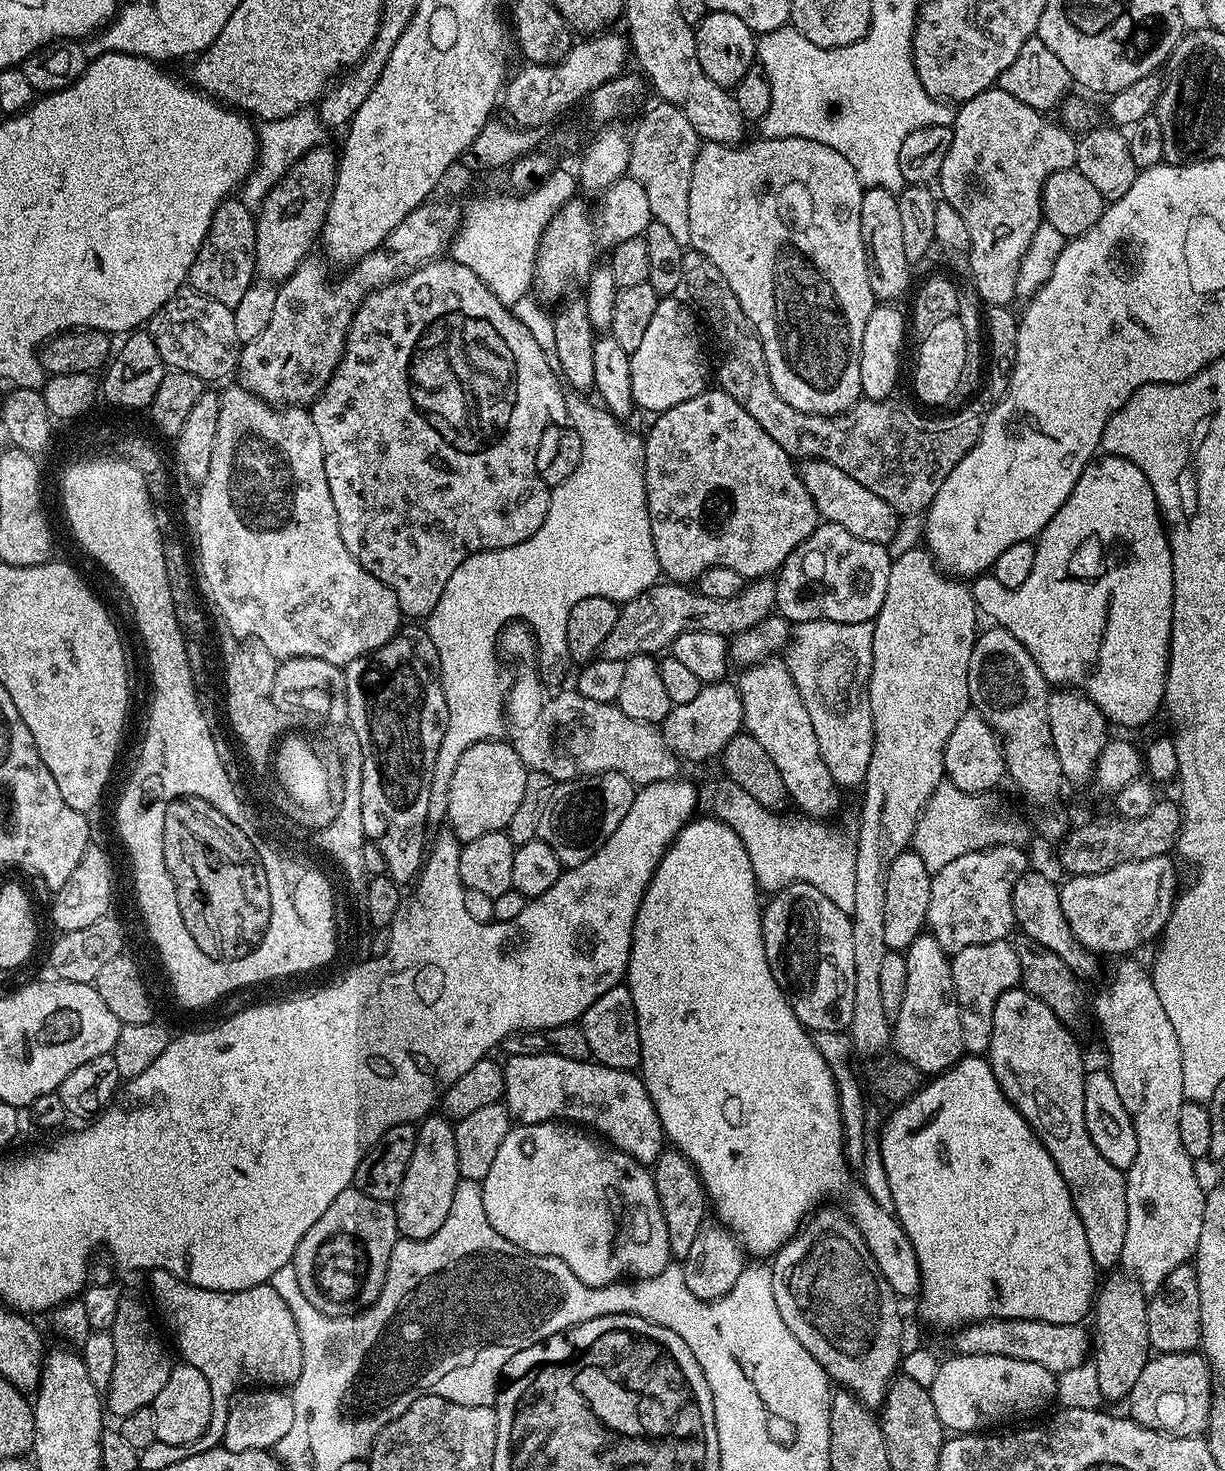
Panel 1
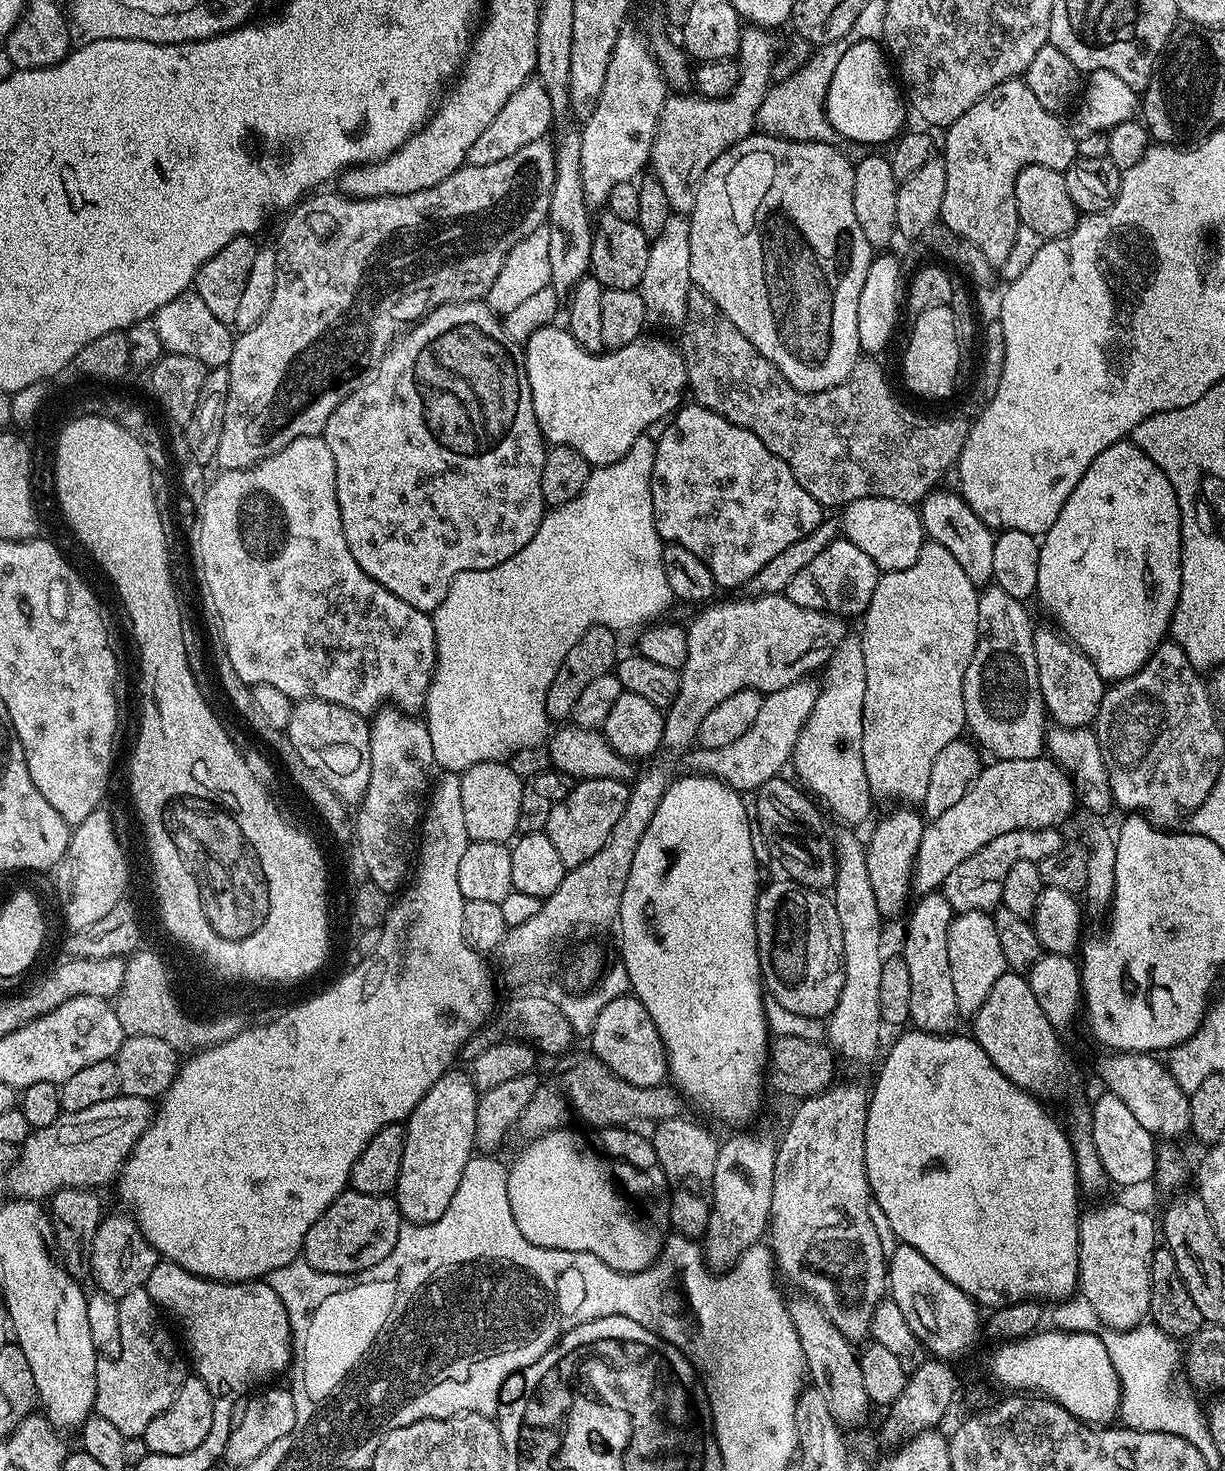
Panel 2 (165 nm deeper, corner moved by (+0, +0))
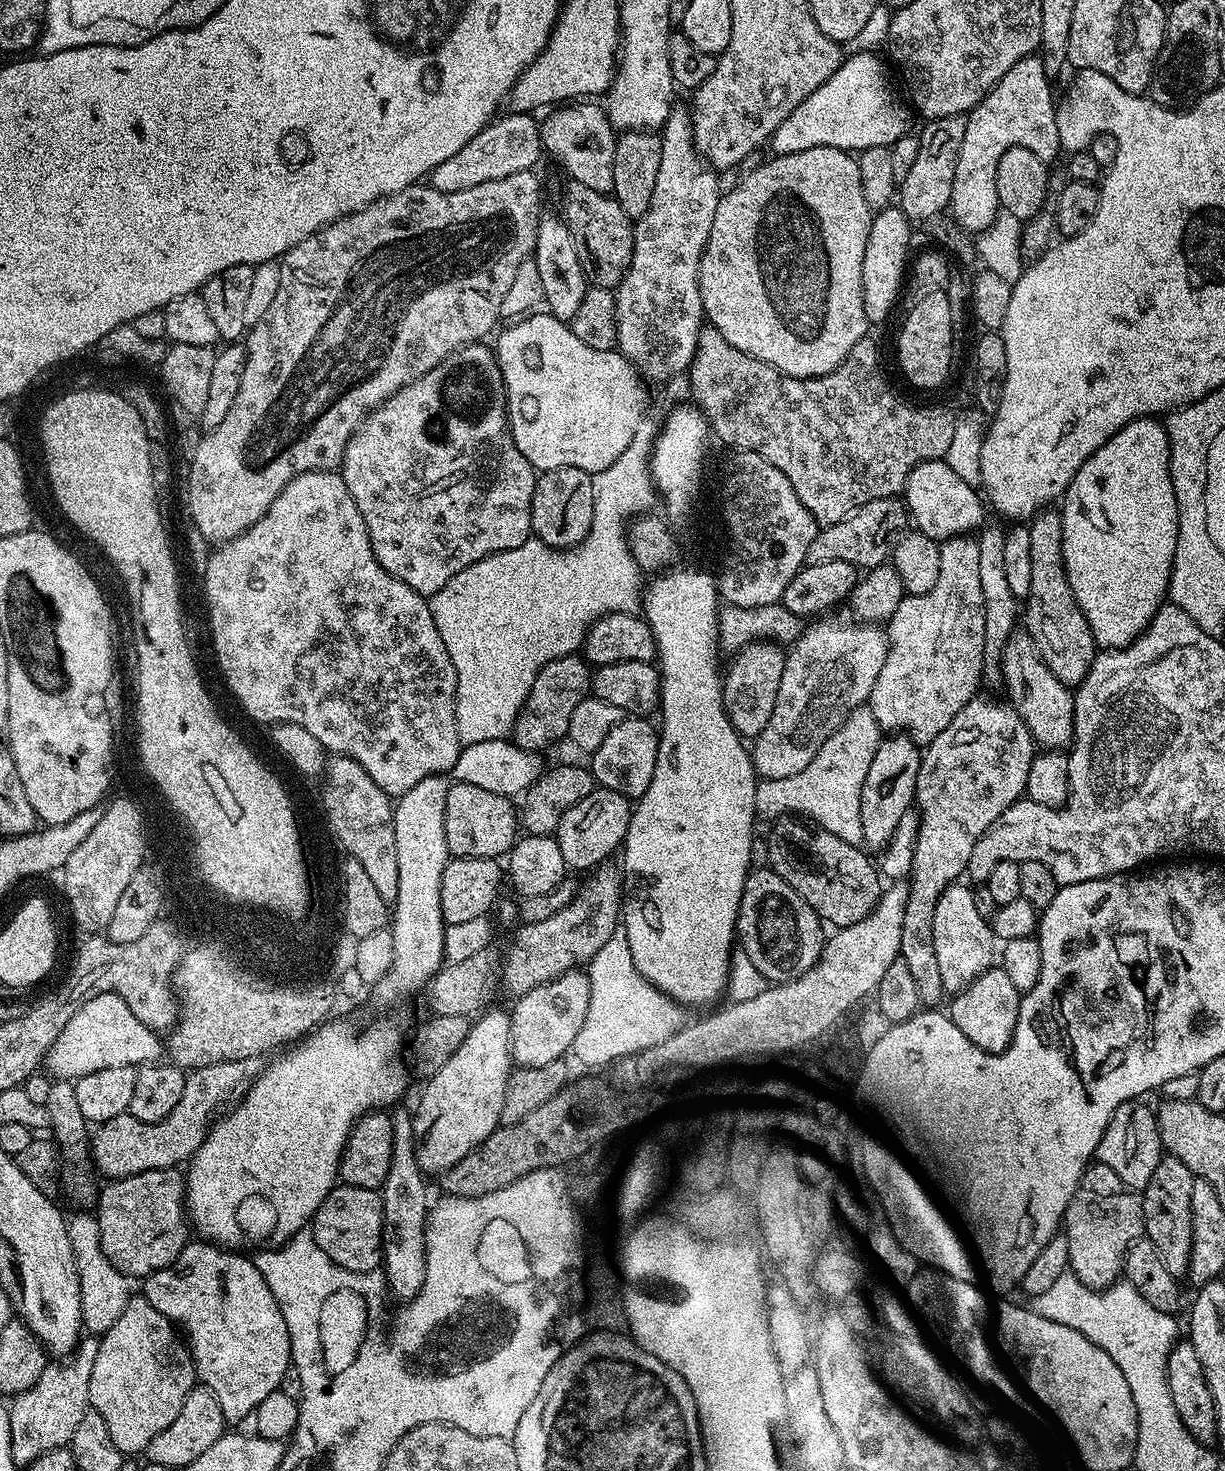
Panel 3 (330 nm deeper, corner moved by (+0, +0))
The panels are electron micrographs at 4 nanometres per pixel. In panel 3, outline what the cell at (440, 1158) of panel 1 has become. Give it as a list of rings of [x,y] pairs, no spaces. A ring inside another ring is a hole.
[[[490,1008],[475,1017],[462,1046],[446,1058],[446,1066],[427,1077],[425,1084],[428,1085],[412,1112],[416,1162],[425,1174],[443,1174],[450,1166],[466,1158],[468,1151],[481,1144],[501,1123],[505,1088],[512,1064],[508,1055],[510,1022],[505,1009]]]

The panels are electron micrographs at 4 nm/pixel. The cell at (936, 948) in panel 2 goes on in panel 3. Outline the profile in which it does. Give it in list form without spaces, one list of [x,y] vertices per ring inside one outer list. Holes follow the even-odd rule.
[[[980,699],[966,702],[966,706],[954,714],[950,726],[946,726],[938,738],[927,744],[920,757],[914,801],[920,813],[920,829],[914,846],[912,871],[907,881],[908,902],[906,918],[902,920],[900,956],[906,966],[910,966],[910,974],[914,974],[920,1003],[924,1006],[940,1006],[946,1000],[942,973],[938,970],[938,954],[934,952],[934,906],[946,889],[967,873],[974,842],[978,842],[985,830],[1025,795],[1026,778],[1030,774],[1032,760],[1038,755],[1038,745],[1032,739],[1031,731],[1011,703],[999,704],[996,700]]]

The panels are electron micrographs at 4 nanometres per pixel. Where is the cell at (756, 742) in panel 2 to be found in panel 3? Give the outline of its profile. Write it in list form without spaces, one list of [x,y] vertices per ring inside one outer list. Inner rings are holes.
[[[828,618],[817,619],[820,621],[813,628],[805,627],[787,649],[774,714],[750,748],[757,777],[790,778],[790,774],[806,770],[826,738],[855,708],[867,705],[868,695],[874,690],[878,670],[882,670],[888,653],[885,629],[879,623],[824,619]]]

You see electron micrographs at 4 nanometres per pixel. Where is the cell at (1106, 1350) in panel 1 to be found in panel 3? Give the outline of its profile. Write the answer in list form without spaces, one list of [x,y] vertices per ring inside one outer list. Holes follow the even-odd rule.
[[[1099,1162],[1089,1165],[1065,1216],[1073,1275],[1098,1290],[1112,1287],[1125,1271],[1131,1247],[1145,1235],[1144,1224],[1143,1197],[1124,1184],[1110,1166]]]

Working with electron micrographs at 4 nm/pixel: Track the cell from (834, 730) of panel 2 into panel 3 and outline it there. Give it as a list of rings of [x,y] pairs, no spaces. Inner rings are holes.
[[[867,706],[855,708],[842,722],[842,726],[838,726],[838,730],[834,730],[834,734],[826,738],[822,750],[814,754],[806,770],[798,770],[798,774],[790,774],[790,778],[761,779],[757,783],[754,794],[757,817],[775,818],[795,814],[797,817],[807,818],[817,829],[838,834],[842,842],[863,845],[860,813],[862,782],[866,782],[870,761],[873,760],[874,750],[878,750],[881,739],[882,729],[878,726],[872,709]]]

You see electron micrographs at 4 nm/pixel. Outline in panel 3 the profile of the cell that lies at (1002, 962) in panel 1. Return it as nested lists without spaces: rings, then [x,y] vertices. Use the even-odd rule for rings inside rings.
[[[967,883],[951,884],[934,906],[934,952],[938,954],[938,970],[942,973],[944,991],[948,994],[962,991],[971,980],[993,967],[998,956],[997,937],[993,933],[991,923],[978,912],[972,891],[973,889]]]

